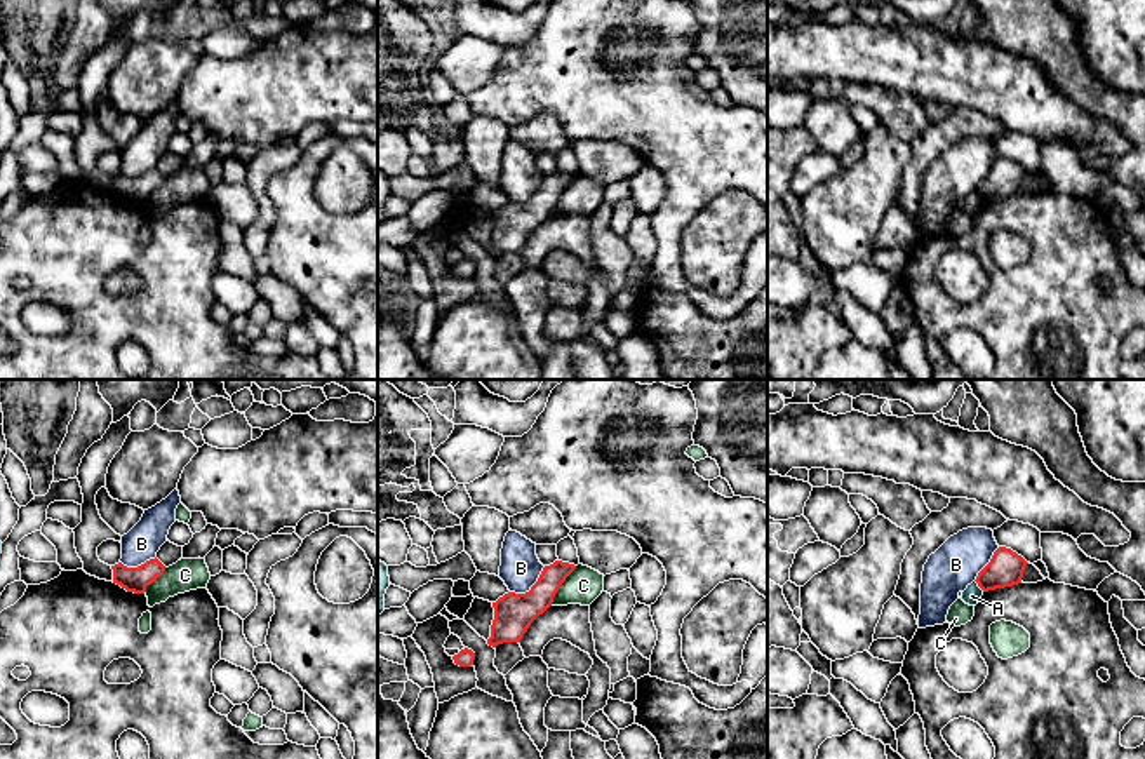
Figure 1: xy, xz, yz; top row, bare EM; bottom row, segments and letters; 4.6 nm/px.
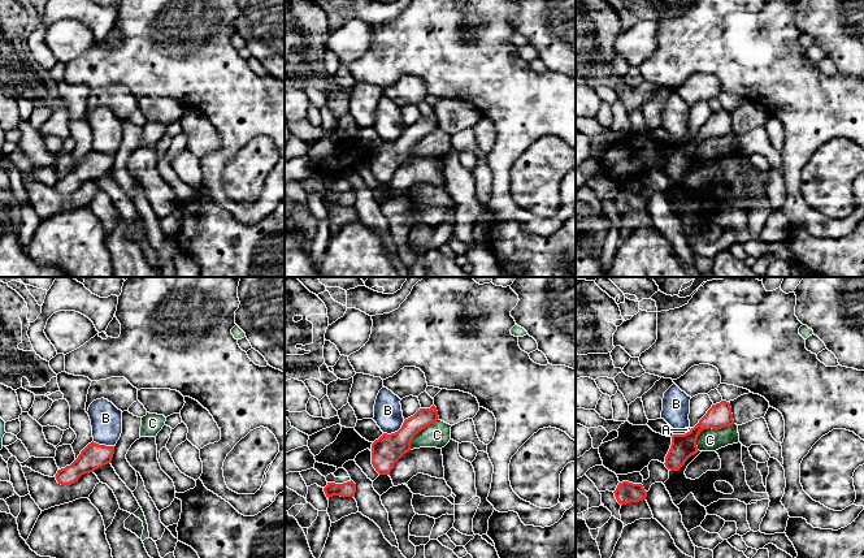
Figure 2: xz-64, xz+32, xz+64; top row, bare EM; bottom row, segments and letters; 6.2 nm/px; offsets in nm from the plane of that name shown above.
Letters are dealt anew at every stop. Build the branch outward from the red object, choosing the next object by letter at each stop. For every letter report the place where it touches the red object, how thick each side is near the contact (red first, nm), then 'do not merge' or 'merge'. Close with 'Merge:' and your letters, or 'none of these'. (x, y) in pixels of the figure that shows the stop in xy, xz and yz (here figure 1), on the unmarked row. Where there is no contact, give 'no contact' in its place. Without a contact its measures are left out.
A: meets red in yz at (978, 195); 160 nm thick on the red side, 90 nm on the other; do not merge
B: meets red in xz at (531, 197); 190 nm thick on the red side, 190 nm on the other; do not merge
C: meets red in xz at (561, 194); 180 nm thick on the red side, 170 nm on the other; do not merge
Merge: none of these

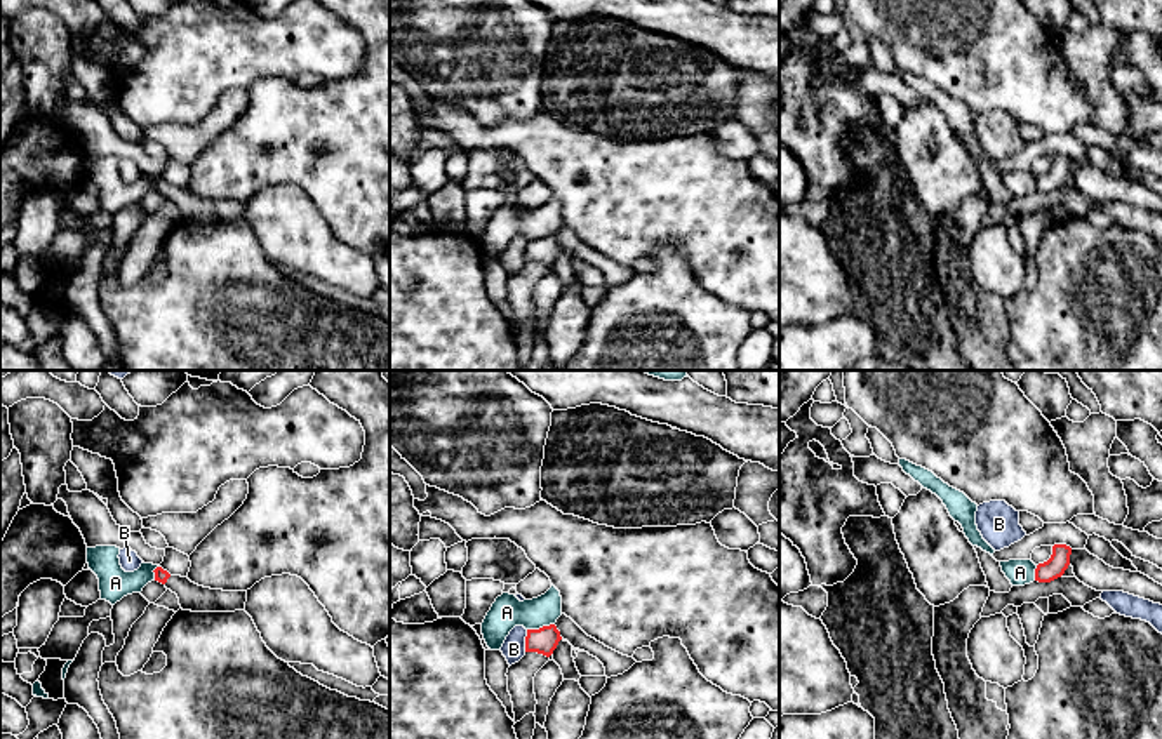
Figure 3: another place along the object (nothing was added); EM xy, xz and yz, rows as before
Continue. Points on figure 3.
A: meets red in xz at (540, 239); 120 nm thick on the red side, 150 nm on the other; do not merge
B: meets red in xz at (526, 251); 120 nm thick on the red side, 110 nm on the other; do not merge
Merge: none of these

